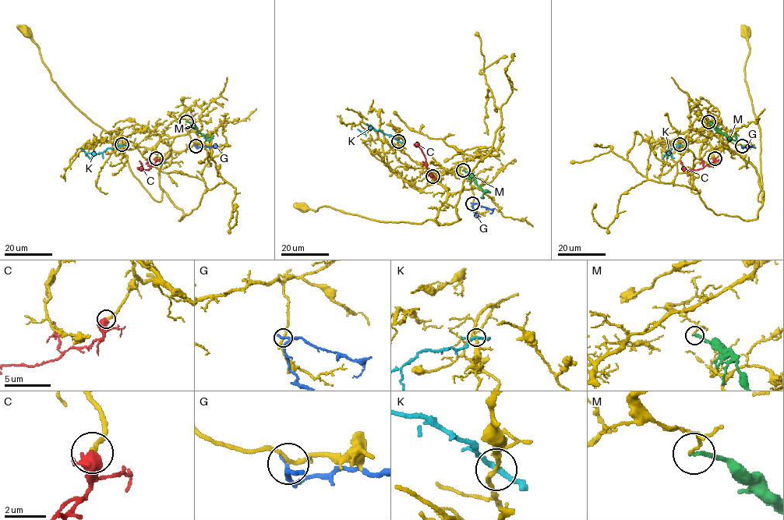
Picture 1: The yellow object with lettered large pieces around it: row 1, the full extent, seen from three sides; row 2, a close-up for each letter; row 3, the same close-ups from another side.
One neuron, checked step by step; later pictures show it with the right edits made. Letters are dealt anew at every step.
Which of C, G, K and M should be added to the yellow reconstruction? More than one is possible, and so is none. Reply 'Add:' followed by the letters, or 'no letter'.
Add: C

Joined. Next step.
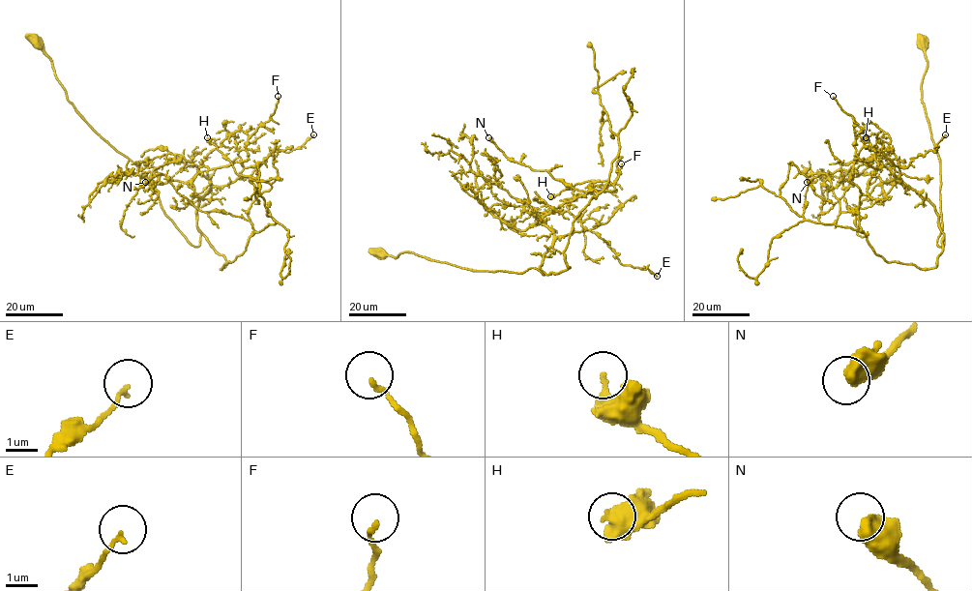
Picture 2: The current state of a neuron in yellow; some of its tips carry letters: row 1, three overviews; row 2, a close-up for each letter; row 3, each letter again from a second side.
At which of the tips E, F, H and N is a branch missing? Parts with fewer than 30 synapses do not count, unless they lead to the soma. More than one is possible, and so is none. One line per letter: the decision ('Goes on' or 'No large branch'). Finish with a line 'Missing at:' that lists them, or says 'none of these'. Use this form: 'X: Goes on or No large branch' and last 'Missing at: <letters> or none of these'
E: No large branch
F: No large branch
H: No large branch
N: No large branch
Missing at: none of these

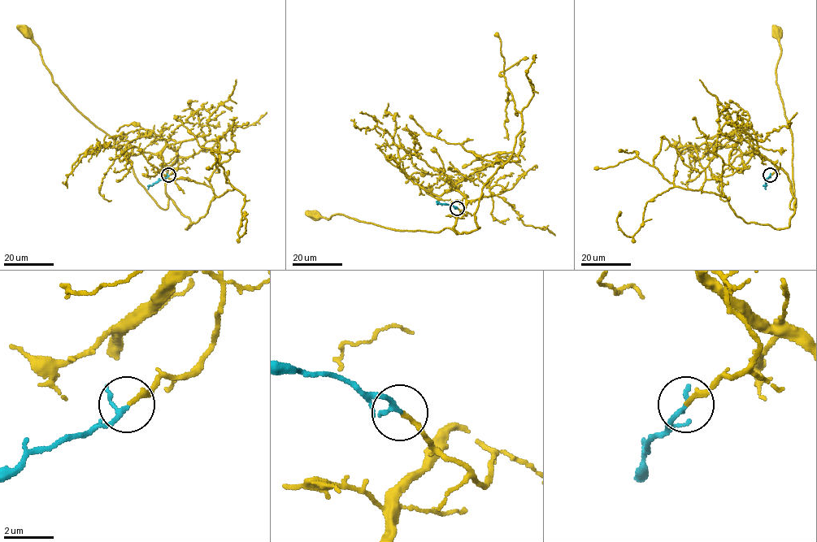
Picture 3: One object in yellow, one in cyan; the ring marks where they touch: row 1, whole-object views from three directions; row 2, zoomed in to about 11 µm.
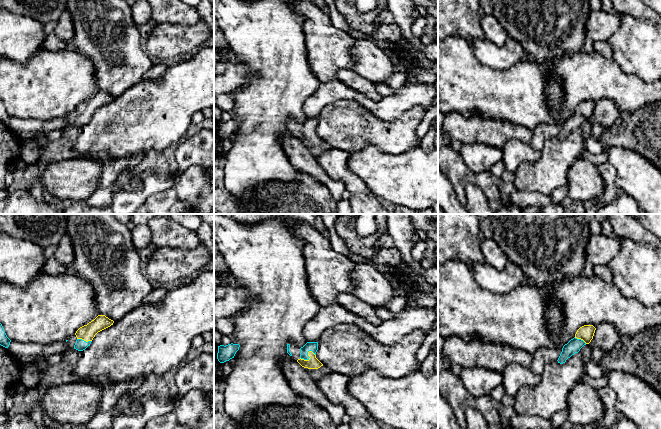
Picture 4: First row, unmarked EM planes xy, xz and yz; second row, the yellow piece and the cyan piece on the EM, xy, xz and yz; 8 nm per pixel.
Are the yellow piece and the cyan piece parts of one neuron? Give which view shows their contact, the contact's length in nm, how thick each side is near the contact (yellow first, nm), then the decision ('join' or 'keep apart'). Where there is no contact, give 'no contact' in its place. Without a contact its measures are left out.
xz | 130 nm | 100/80 nm | join

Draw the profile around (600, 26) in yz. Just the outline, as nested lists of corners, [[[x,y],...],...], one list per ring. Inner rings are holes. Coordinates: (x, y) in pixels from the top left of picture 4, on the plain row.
[[[591,11],[586,22],[586,38],[591,41],[607,41],[620,27],[623,14]]]

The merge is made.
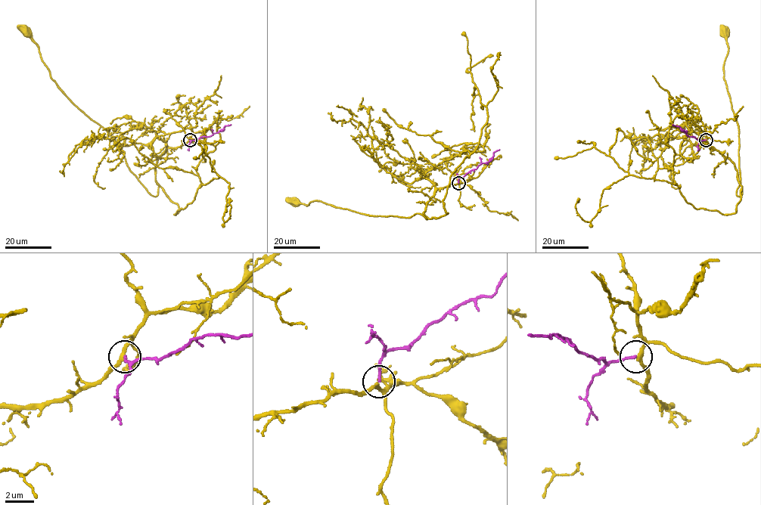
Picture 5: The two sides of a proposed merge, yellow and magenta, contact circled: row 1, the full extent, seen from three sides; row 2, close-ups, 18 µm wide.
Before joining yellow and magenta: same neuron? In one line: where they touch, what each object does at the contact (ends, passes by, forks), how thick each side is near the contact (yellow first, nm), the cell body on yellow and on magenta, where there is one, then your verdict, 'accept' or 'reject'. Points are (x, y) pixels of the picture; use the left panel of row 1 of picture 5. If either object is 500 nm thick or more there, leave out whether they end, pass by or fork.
(190, 140) | yellow passes by | magenta ends | 260/170 nm | yellow (26, 30) | magenta none | accept

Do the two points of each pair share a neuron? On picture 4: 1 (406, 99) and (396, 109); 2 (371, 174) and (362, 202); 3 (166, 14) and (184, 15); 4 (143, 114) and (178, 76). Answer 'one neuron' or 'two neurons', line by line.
1: one neuron
2: two neurons
3: one neuron
4: one neuron

